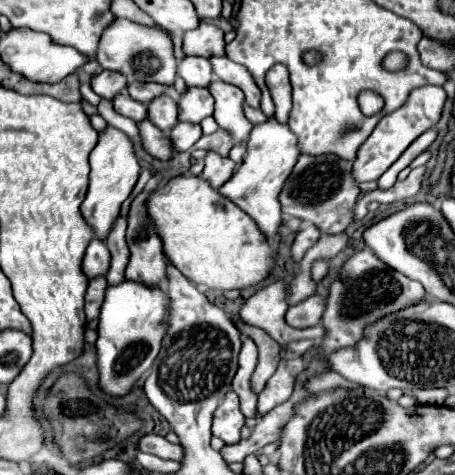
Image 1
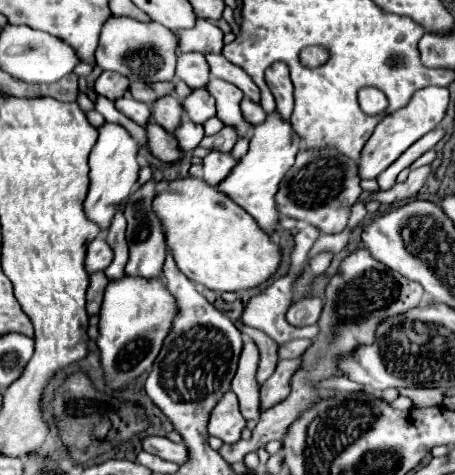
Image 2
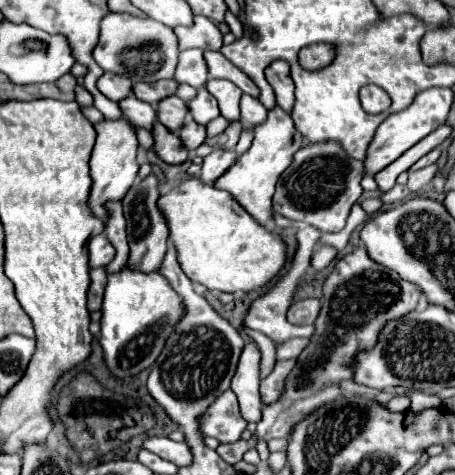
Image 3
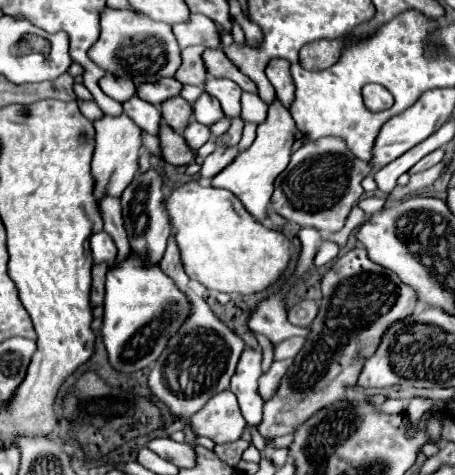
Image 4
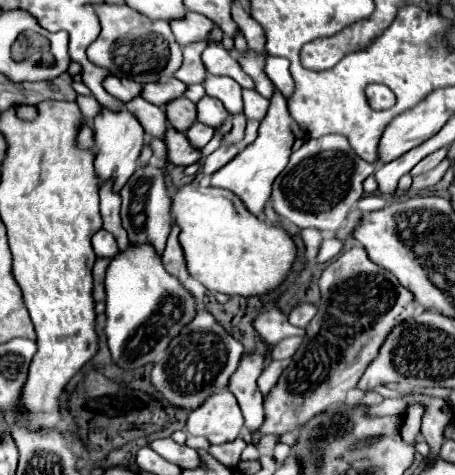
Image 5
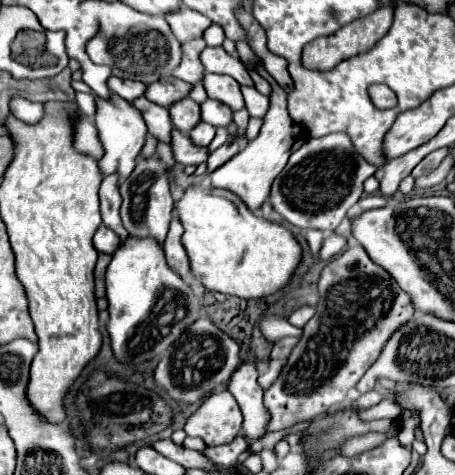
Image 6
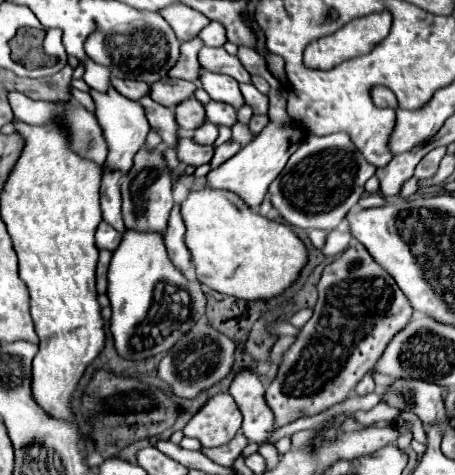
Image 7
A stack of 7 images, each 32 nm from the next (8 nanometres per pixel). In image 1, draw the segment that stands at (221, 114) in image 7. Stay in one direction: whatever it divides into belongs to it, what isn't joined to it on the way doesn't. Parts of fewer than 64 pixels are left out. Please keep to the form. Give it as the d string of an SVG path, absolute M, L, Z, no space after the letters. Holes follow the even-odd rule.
M188 88L186 94L180 96L178 106L180 106L180 122L200 124L214 112L214 100L208 88Z

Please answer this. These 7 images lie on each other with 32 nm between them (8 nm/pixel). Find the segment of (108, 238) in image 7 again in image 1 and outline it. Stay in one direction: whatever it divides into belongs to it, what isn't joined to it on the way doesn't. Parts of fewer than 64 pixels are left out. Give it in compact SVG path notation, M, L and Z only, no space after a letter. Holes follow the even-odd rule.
M92 240L88 244L82 266L84 266L84 272L86 272L88 278L94 278L94 276L100 276L100 274L108 272L110 252L108 252L108 246L106 246L104 240Z

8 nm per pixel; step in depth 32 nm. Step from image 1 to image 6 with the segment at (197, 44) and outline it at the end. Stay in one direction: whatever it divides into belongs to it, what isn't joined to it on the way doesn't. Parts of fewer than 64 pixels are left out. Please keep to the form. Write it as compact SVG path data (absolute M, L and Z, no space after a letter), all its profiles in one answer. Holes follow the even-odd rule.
M180 8L176 12L168 12L168 16L164 16L166 22L170 24L174 36L178 38L178 42L188 42L194 38L202 38L202 32L210 26L210 20L200 14L200 12L192 12L190 8Z

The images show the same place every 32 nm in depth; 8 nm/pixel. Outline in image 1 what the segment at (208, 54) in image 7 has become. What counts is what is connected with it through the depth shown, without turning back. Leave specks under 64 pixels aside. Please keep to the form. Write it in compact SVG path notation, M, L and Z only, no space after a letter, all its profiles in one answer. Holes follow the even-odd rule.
M212 56L210 64L212 64L214 78L238 86L244 92L246 102L250 106L254 106L254 108L258 106L258 92L260 92L260 88L256 86L256 82L252 80L250 72L244 66L236 64L236 62L232 62L232 60L224 58L224 56Z

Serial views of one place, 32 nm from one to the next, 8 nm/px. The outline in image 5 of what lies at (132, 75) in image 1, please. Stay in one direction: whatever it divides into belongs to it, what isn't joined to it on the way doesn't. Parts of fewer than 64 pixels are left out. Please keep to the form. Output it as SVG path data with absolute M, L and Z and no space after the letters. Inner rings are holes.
M96 4L96 16L100 18L102 30L96 42L88 46L88 58L110 70L112 76L136 80L140 84L156 82L162 76L172 76L182 64L182 48L172 36L170 24L166 20L152 20L126 4Z

